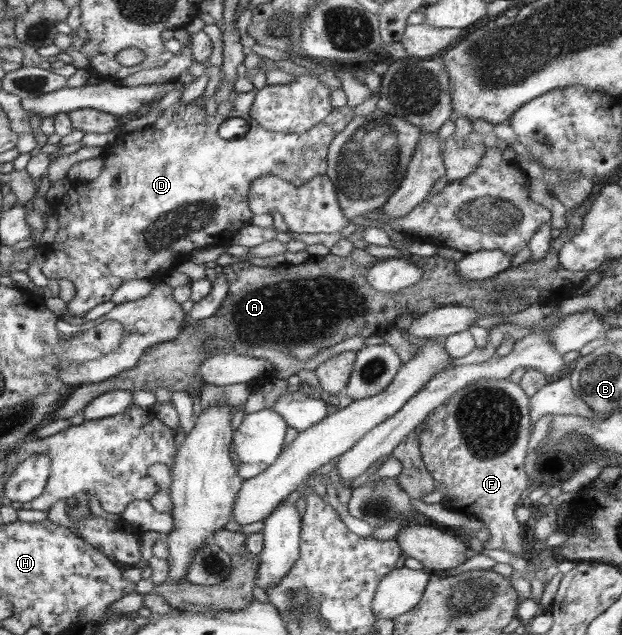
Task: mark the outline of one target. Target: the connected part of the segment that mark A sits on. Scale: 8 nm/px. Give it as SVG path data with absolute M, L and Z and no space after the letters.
M575 207L573 209L568 209L565 213L566 218L566 228L562 230L562 234L559 235L557 238L552 238L551 240L551 248L550 252L545 256L545 258L542 258L542 260L539 261L533 261L532 258L530 258L527 262L525 262L521 266L517 266L516 268L509 268L507 271L501 272L501 275L492 276L492 278L489 278L488 280L485 280L484 282L481 281L469 281L465 280L463 276L459 276L456 274L456 264L451 260L446 260L446 258L441 258L439 256L414 256L411 255L407 257L407 260L409 263L412 263L414 266L417 266L422 273L422 278L419 280L418 284L413 284L412 286L409 286L408 288L405 288L404 290L399 290L398 292L381 292L379 290L376 290L373 288L373 286L369 285L369 282L366 280L366 275L369 273L369 270L375 266L379 260L383 260L383 258L375 258L375 256L371 256L369 252L367 252L366 248L355 248L353 247L351 250L351 253L349 256L334 256L333 254L329 254L327 256L320 256L311 254L311 256L308 258L307 261L303 262L303 264L297 264L297 266L283 263L276 268L263 268L263 266L254 266L249 261L246 261L244 259L240 260L237 259L237 262L224 265L222 267L219 267L218 271L222 273L226 277L226 282L228 283L228 294L226 295L226 298L223 300L223 303L221 306L219 306L219 309L216 311L216 314L213 314L213 316L205 318L204 320L188 320L187 324L185 325L184 330L173 340L172 342L165 342L164 344L159 344L156 346L153 346L151 348L148 348L142 355L141 358L139 358L139 362L137 362L137 366L133 367L132 369L129 368L129 370L125 370L121 372L121 374L117 374L114 378L107 378L105 382L95 383L95 384L83 384L79 385L78 388L73 392L69 398L65 400L65 403L63 406L59 407L59 410L55 410L53 416L50 416L49 420L53 419L68 419L69 417L73 417L75 415L79 415L80 412L82 412L86 407L87 404L91 403L91 400L94 400L95 398L98 398L99 396L102 396L104 393L114 391L114 390L125 390L128 392L139 392L139 391L147 391L147 392L155 392L155 389L158 389L159 387L167 389L169 392L172 391L180 391L180 392L187 392L187 390L193 390L193 384L197 384L197 374L199 370L199 366L202 366L203 362L206 362L207 359L211 358L211 355L215 355L217 353L235 353L239 355L249 355L249 350L252 345L262 345L264 347L268 348L274 348L275 350L279 350L279 352L289 352L293 347L295 346L303 346L304 344L308 344L308 346L316 346L316 347L332 347L336 344L338 344L341 341L345 341L346 339L350 339L354 336L361 336L361 337L369 337L373 335L378 334L384 334L384 332L389 329L389 327L393 327L396 325L396 318L399 318L401 314L420 314L423 315L429 311L431 311L434 308L437 307L443 307L443 306L463 306L465 308L473 308L474 310L478 311L478 314L482 314L482 316L488 316L489 314L495 315L497 314L497 308L502 309L504 312L521 312L529 307L531 307L532 304L539 303L540 301L548 301L551 302L552 300L562 299L564 298L564 287L567 286L567 288L573 288L573 286L577 286L578 284L582 285L582 281L587 278L587 272L571 272L571 270L566 270L565 268L561 267L561 264L558 260L559 255L559 249L565 244L571 237L578 232L578 228L582 225L583 215L585 215L585 212L587 212L588 207Z

